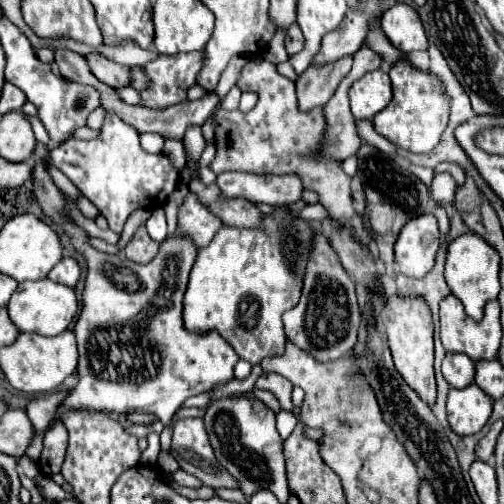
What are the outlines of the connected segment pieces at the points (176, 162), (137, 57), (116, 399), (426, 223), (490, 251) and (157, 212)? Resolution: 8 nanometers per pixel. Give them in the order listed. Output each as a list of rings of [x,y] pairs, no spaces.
[[[165,140],[165,146],[163,146],[163,154],[173,162],[173,166],[181,172],[185,166],[185,154],[183,154],[183,144],[175,144],[175,140]]]
[[[125,40],[117,46],[103,46],[99,52],[103,52],[109,60],[115,60],[117,64],[123,66],[143,66],[147,64],[147,60],[153,60],[157,56],[157,52],[143,50],[131,40]]]
[[[37,144],[35,154],[39,164],[33,168],[33,194],[43,212],[63,226],[73,246],[89,264],[83,310],[75,324],[79,344],[79,384],[69,392],[61,410],[55,414],[55,420],[61,418],[63,408],[87,408],[115,414],[155,414],[163,426],[173,427],[173,415],[183,400],[233,380],[233,366],[239,360],[235,350],[217,332],[199,336],[183,328],[183,294],[187,290],[195,252],[191,252],[187,244],[179,244],[175,236],[161,244],[153,262],[137,268],[121,254],[109,256],[97,252],[87,244],[87,234],[67,216],[61,190],[53,184],[45,168],[49,148]]]
[[[433,214],[409,220],[395,242],[395,262],[399,264],[401,274],[423,278],[435,266],[439,244],[439,228]]]
[[[475,232],[461,234],[449,244],[447,262],[445,262],[445,280],[451,288],[451,292],[463,302],[467,316],[471,316],[473,320],[481,320],[483,318],[483,304],[487,300],[497,298],[497,294],[501,290],[499,268],[501,268],[499,252],[493,246],[489,246]]]
[[[155,208],[151,212],[151,218],[145,222],[147,226],[147,232],[149,236],[155,240],[155,242],[163,242],[165,236],[167,236],[167,222],[165,222],[165,212],[163,208]]]

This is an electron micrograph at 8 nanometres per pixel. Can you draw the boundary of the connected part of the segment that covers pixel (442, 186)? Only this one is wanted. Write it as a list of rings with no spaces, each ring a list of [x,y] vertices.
[[[447,172],[435,174],[433,184],[431,184],[431,192],[433,192],[435,202],[449,204],[451,200],[454,200],[456,189],[457,184],[455,184],[455,180],[453,180],[451,174],[447,174]]]

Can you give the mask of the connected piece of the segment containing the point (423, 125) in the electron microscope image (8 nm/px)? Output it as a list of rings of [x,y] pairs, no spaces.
[[[403,60],[403,64],[395,64],[395,68],[389,70],[389,76],[393,82],[393,100],[385,110],[375,114],[373,118],[375,130],[403,150],[415,154],[431,152],[439,144],[439,138],[447,126],[447,112],[449,112],[447,96],[435,90],[433,82],[437,78],[417,70],[409,60]]]

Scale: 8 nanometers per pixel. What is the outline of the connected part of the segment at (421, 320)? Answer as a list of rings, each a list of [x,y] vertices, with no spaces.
[[[391,296],[383,312],[379,314],[379,324],[383,326],[389,338],[389,348],[397,372],[417,392],[417,396],[423,402],[433,406],[437,386],[435,386],[434,323],[431,320],[431,310],[427,308],[427,304],[423,304],[423,300],[403,300],[401,296]]]

